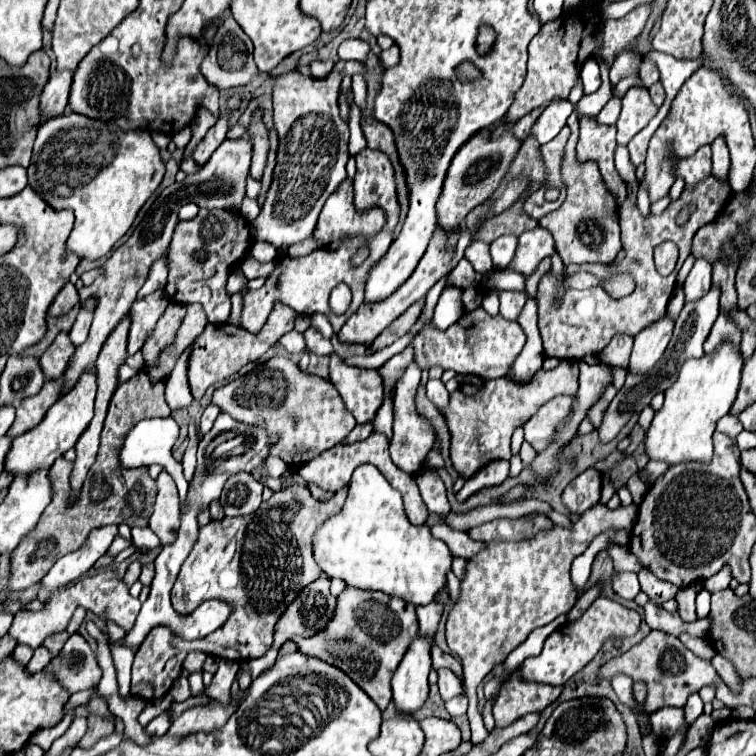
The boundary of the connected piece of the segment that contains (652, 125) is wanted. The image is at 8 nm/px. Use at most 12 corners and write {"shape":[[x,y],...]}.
{"shape":[[670,103],[628,143],[630,163],[644,163],[648,141],[668,115]]}

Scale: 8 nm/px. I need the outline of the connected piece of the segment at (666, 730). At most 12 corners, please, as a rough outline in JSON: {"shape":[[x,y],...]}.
{"shape":[[682,709],[650,715],[658,737],[668,739],[684,725]]}

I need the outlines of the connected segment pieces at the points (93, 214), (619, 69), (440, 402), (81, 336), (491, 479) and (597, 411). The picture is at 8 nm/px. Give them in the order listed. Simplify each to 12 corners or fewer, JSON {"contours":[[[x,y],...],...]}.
{"contours":[[[48,119],[28,185],[72,209],[68,249],[96,261],[166,165],[146,129]],[[622,53],[610,69],[610,83],[638,75],[640,59],[634,53]],[[428,379],[428,399],[438,407],[448,405],[448,391],[440,379]],[[82,307],[70,339],[82,345],[88,337],[94,309]],[[492,461],[480,469],[456,495],[466,501],[480,489],[504,483],[508,461]],[[610,385],[600,401],[588,411],[588,419],[598,429],[616,395],[616,389]]]}

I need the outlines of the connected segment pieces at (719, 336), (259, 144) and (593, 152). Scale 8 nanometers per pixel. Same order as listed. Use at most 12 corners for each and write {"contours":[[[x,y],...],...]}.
{"contours":[[[722,311],[704,341],[706,353],[722,339],[740,351],[741,331]],[[260,119],[248,129],[252,151],[250,175],[260,181],[270,149],[268,129]],[[580,119],[578,161],[596,161],[618,203],[626,183],[614,167],[616,127]]]}

